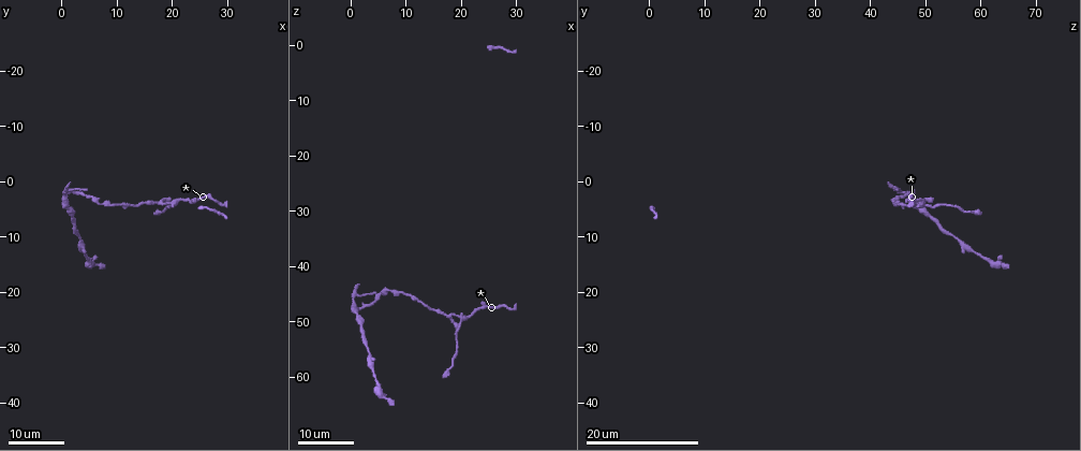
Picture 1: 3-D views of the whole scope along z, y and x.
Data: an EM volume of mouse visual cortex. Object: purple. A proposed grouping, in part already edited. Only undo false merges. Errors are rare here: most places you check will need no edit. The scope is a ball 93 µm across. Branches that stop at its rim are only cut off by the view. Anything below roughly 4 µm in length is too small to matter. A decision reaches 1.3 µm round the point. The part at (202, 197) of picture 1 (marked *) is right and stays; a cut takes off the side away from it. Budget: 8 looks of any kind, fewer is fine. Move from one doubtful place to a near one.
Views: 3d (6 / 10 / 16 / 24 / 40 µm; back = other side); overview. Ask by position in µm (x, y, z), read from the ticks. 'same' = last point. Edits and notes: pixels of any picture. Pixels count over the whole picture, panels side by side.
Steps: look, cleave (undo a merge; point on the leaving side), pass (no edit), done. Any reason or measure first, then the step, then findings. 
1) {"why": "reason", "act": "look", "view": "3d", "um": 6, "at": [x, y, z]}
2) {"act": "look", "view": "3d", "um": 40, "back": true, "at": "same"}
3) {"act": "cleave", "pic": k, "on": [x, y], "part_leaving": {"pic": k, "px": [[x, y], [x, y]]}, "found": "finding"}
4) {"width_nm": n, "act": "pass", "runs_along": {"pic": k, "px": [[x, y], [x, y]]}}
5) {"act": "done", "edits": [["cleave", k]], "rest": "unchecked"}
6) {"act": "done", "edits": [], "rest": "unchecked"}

{"why": "thick turns thin", "act": "look", "view": "3d", "um": 16, "at": [13.0, 4.0, 47.0]}

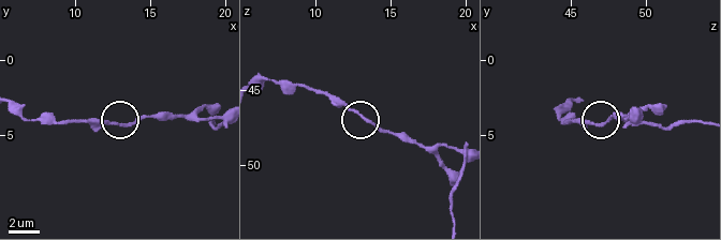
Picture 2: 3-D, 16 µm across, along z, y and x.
{"act": "look", "view": "3d", "um": 6, "at": [12.8, 4.2, 46.6]}

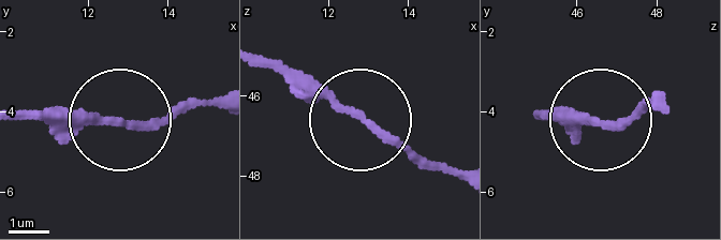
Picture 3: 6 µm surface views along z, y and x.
{"act": "pass", "runs_along": {"pic": 3, "px": [[457, 179], [276, 66]]}, "found": "one neuron here"}

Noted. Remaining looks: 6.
{"why": "narrows sharply", "act": "look", "view": "3d", "um": 24, "at": [7.0, 4.0, 44.5]}

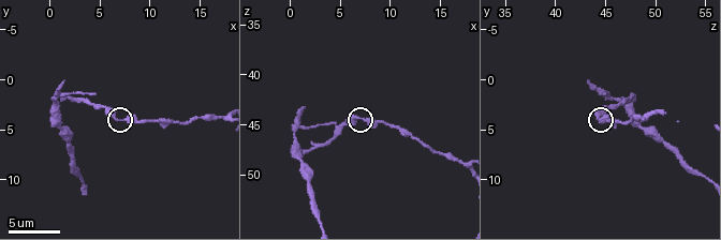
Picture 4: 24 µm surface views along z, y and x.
{"act": "look", "view": "3d", "um": 10, "at": [7.2, 4.0, 44.4]}

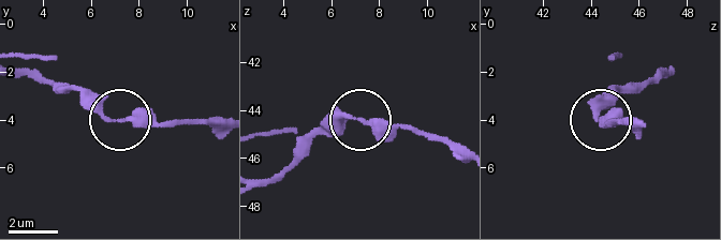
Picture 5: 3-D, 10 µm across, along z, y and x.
{"width_nm": 250, "act": "pass", "runs_along": {"pic": 5, "px": [[460, 156], [399, 126], [338, 120], [321, 130]]}, "found": "continuous, no second neuron"}

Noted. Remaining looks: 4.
{"why": "four or more arms meet", "act": "look", "view": "3d", "um": 24, "at": [20.0, 3.5, 49.5]}

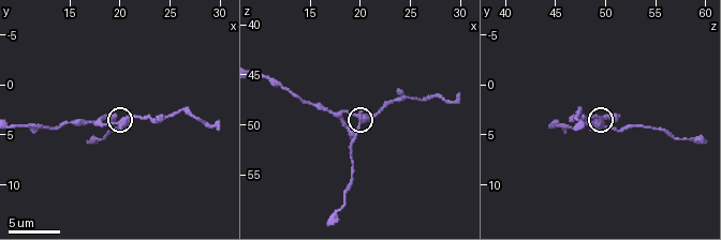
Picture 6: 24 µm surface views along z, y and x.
{"act": "look", "view": "3d", "um": 6, "at": [20.0, 4.2, 49.4]}

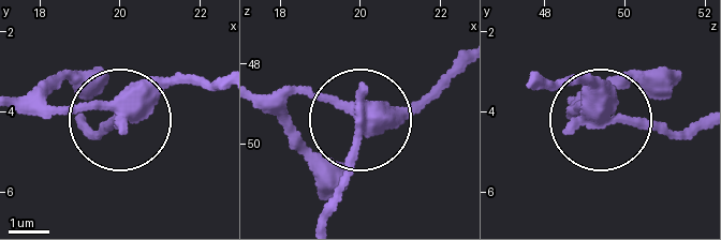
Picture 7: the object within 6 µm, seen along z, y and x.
{"side_arm_um": 12, "act": "cleave", "pic": 7, "on": [105, 129], "part_leaving": {"pic": 7, "px": [[599, 125], [677, 133], [699, 122]]}, "found": "two neurons meet here"}

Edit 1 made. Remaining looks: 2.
{"act": "done", "edits": [["cleave", 7]], "rest": "unchecked"}

